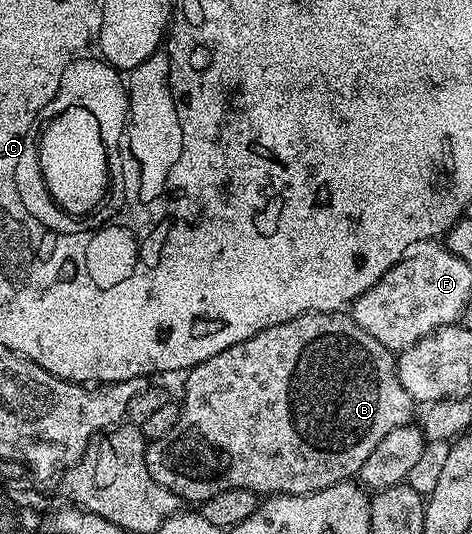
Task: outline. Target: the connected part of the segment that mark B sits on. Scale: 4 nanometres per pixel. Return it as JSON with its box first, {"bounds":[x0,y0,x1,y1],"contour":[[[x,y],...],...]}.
{"bounds":[145,311,413,506],"contour":[[[346,311],[337,312],[306,312],[289,322],[281,322],[277,326],[269,326],[253,338],[245,338],[245,342],[237,342],[221,354],[213,354],[205,362],[201,362],[197,370],[190,373],[187,380],[187,408],[180,411],[179,420],[161,438],[150,441],[147,445],[145,462],[153,482],[165,486],[180,501],[191,506],[202,505],[204,500],[211,500],[217,494],[227,492],[231,488],[246,488],[256,494],[282,494],[285,496],[307,496],[322,488],[333,486],[342,480],[350,480],[362,470],[362,464],[369,458],[377,444],[391,430],[403,428],[412,423],[411,407],[413,401],[410,394],[401,386],[396,357],[391,349],[381,346],[373,334],[365,334],[361,326]]]}

